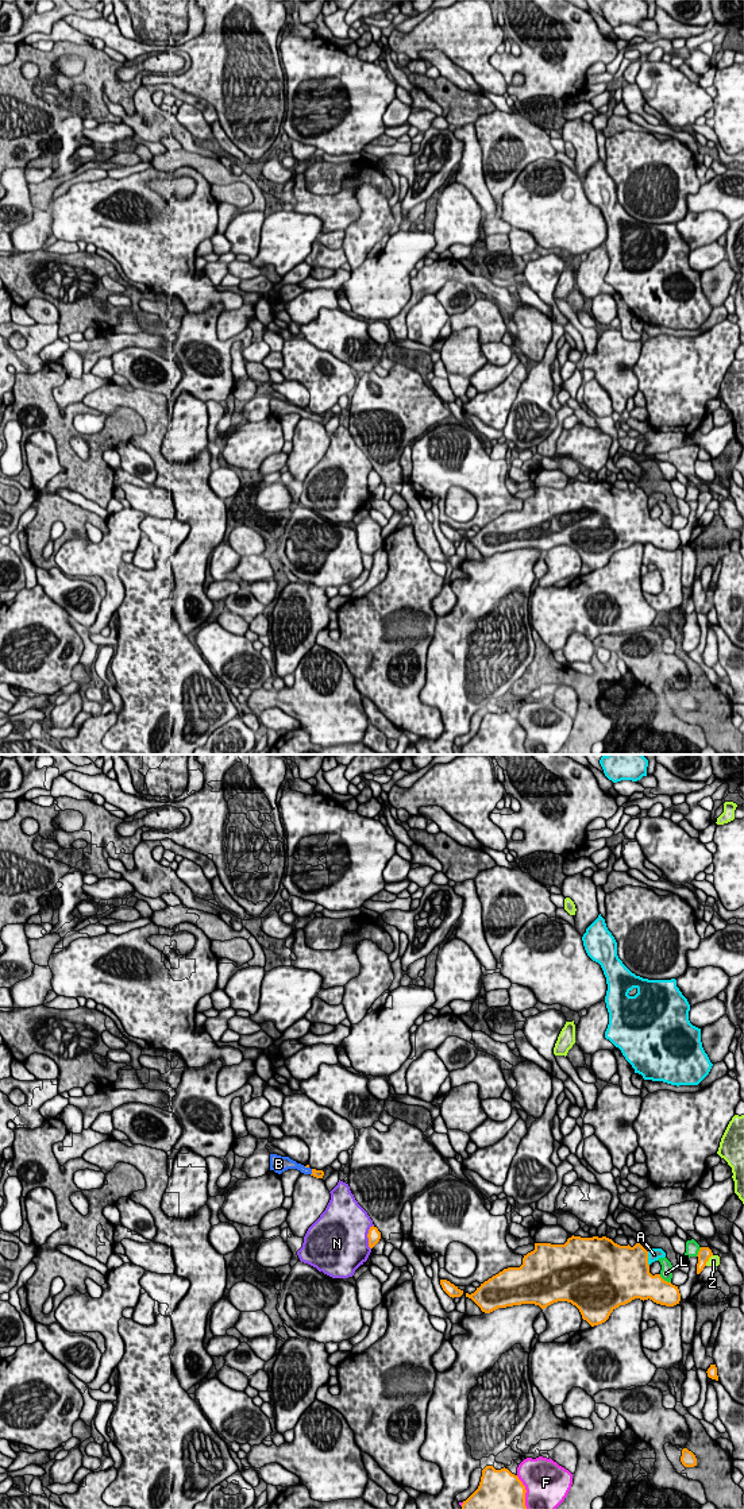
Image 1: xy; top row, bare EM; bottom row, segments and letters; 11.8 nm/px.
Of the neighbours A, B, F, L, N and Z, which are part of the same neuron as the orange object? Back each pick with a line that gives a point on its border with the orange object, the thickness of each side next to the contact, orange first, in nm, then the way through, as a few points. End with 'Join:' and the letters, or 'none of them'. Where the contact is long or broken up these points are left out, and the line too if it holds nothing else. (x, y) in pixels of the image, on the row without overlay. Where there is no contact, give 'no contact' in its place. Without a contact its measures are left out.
B: xy (312, 416) | 100/100 nm | across xy (316, 417), (312, 416), (293, 409)
Join: B

